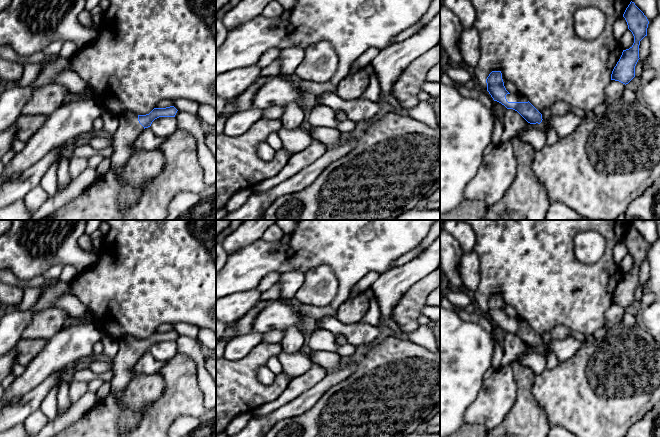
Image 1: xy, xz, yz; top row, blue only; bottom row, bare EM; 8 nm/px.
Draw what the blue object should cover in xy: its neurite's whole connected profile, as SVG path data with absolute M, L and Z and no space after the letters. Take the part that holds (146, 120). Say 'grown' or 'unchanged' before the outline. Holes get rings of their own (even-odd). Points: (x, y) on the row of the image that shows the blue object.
grown; M174 106L154 108L149 114L137 115L125 112L118 116L119 126L111 141L113 153L110 158L111 167L118 180L122 180L122 170L128 159L137 152L135 144L137 138L145 128L159 117L175 117L177 109Z

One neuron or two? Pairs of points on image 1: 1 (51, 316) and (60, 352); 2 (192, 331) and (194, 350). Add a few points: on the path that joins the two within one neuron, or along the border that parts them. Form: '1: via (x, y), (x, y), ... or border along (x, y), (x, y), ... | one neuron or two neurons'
1: border along (60, 329), (47, 340) | two neurons
2: border along (178, 334), (195, 338) | two neurons

